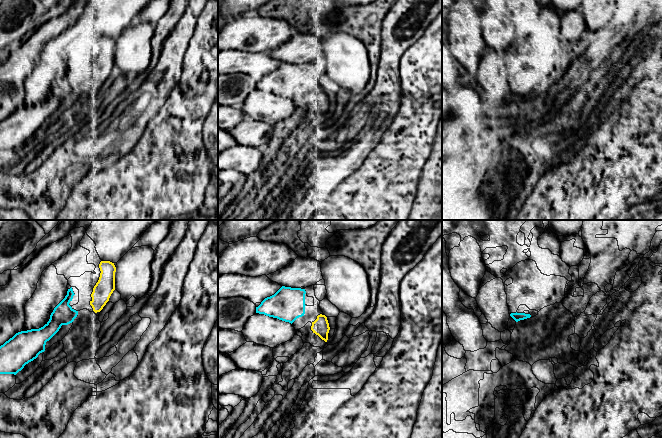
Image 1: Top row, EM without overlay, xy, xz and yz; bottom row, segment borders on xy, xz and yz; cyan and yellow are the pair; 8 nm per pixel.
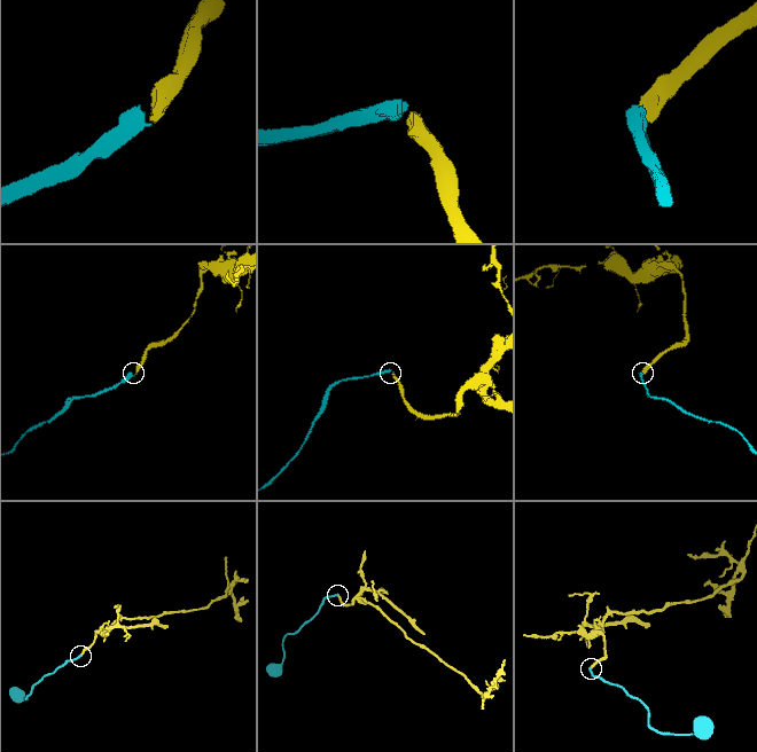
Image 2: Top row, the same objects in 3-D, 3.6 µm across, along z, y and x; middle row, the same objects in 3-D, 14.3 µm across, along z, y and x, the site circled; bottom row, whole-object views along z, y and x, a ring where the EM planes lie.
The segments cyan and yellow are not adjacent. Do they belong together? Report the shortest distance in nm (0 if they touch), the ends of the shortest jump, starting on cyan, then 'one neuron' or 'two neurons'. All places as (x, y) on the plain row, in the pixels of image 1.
90 nm | xz (303, 91), (312, 98) | one neuron

